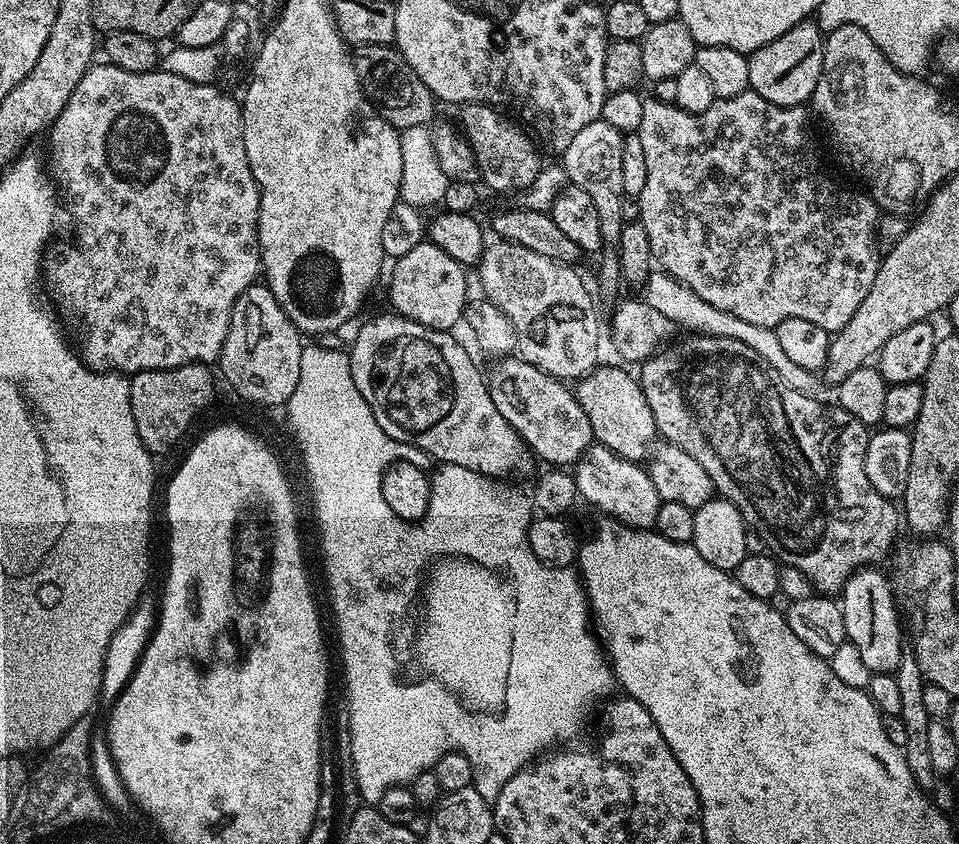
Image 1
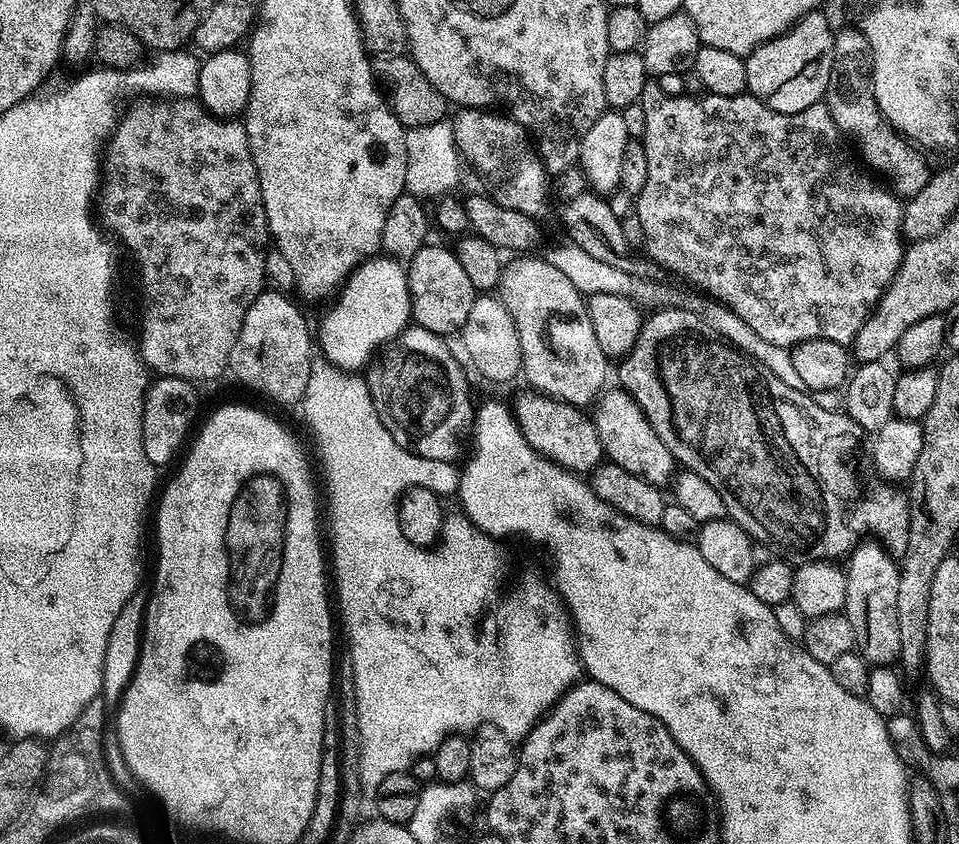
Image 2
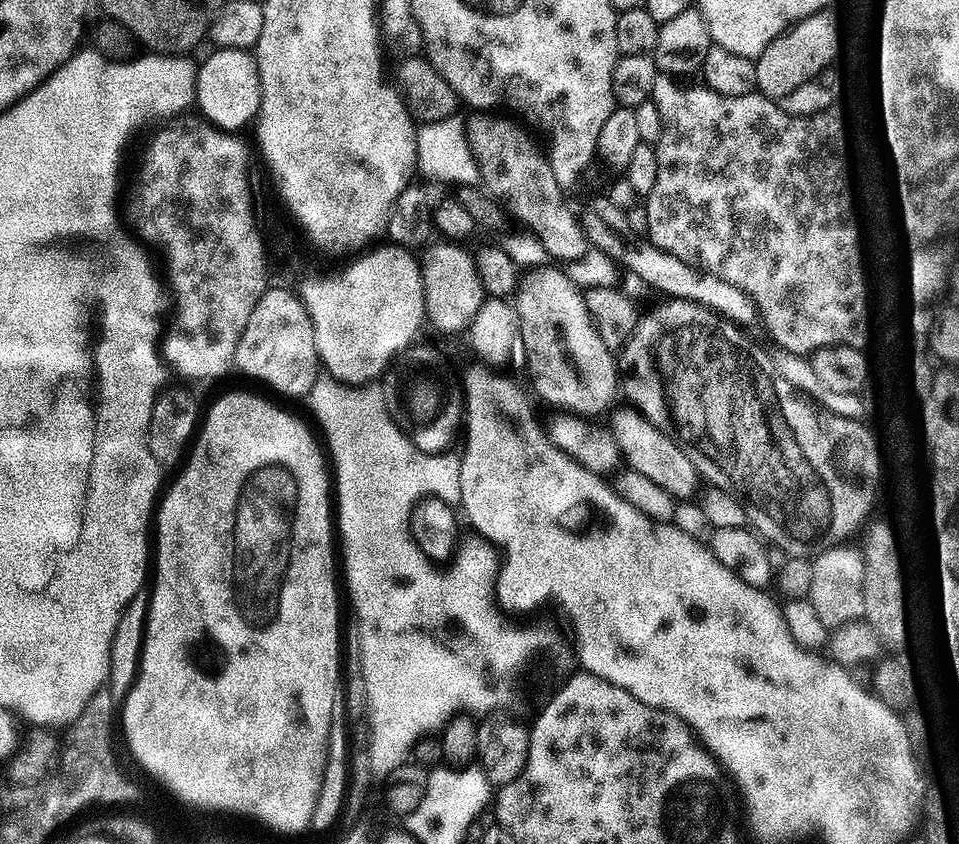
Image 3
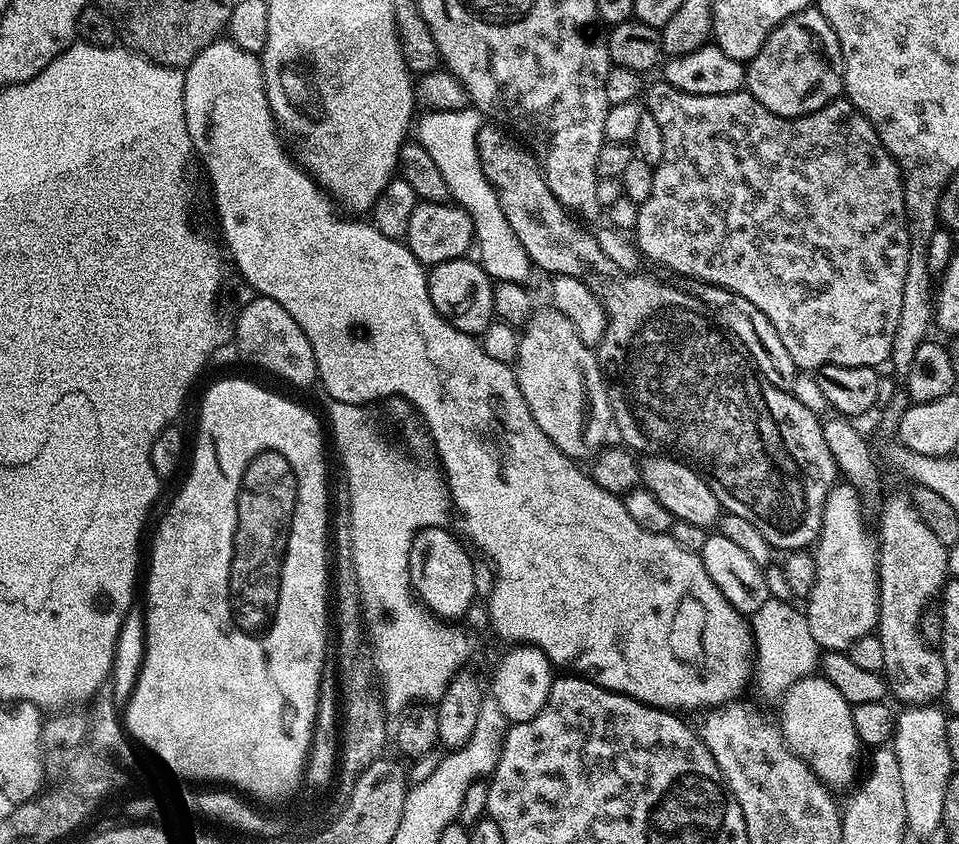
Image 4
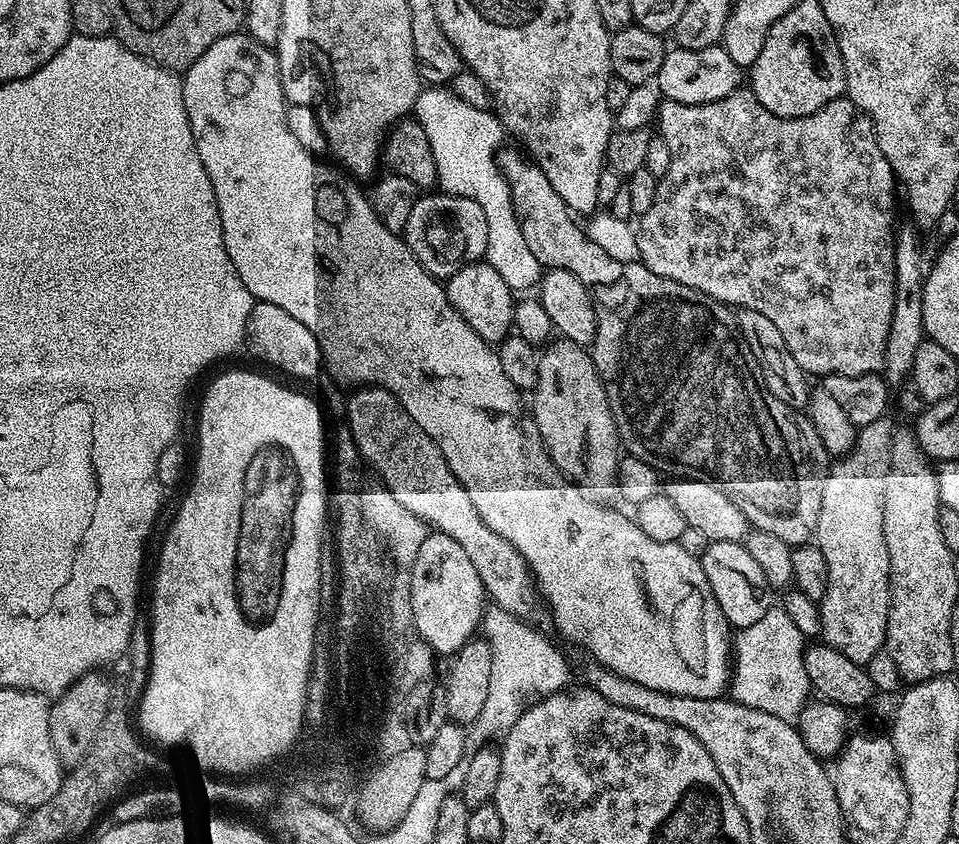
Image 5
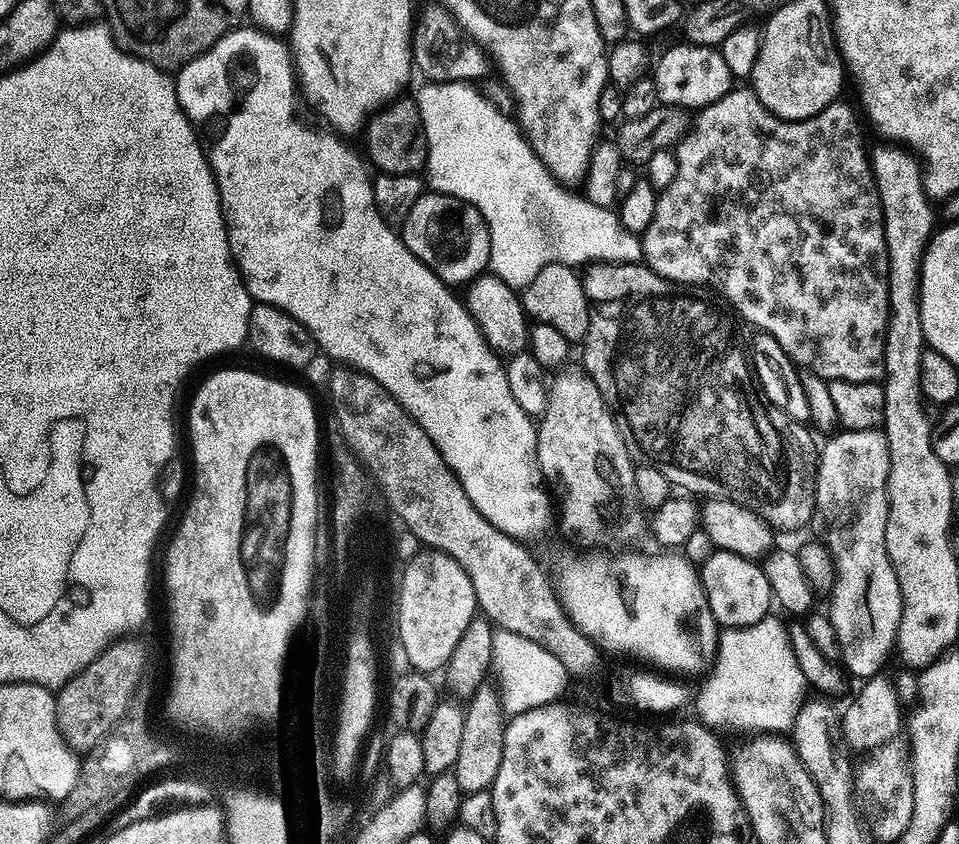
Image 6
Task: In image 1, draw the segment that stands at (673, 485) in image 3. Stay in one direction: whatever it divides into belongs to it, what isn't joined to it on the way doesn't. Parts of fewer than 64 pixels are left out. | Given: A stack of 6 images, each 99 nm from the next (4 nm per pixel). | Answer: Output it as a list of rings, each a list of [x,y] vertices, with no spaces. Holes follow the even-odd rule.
[[[597,366],[575,385],[574,391],[578,406],[582,406],[582,414],[590,418],[593,441],[622,458],[640,462],[649,455],[650,445],[657,439],[658,433],[650,402],[646,402],[639,379],[633,373],[631,376],[627,367],[624,368]]]

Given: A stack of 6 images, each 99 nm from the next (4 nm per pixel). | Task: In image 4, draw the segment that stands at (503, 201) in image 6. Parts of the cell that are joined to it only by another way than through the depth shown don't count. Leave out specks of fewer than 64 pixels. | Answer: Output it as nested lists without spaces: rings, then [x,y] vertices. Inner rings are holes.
[[[469,106],[449,112],[425,111],[423,115],[415,125],[415,139],[426,150],[426,154],[434,158],[442,178],[446,178],[446,186],[450,186],[452,200],[470,214],[476,227],[474,244],[478,252],[480,248],[480,267],[496,282],[527,281],[528,271],[533,271],[534,265],[529,260],[522,242],[518,242],[518,234],[510,230],[510,222],[506,222],[506,214],[502,214],[502,206],[498,202],[496,192],[490,186],[486,174],[482,174],[482,166],[478,162],[476,139],[482,123],[480,113]]]

